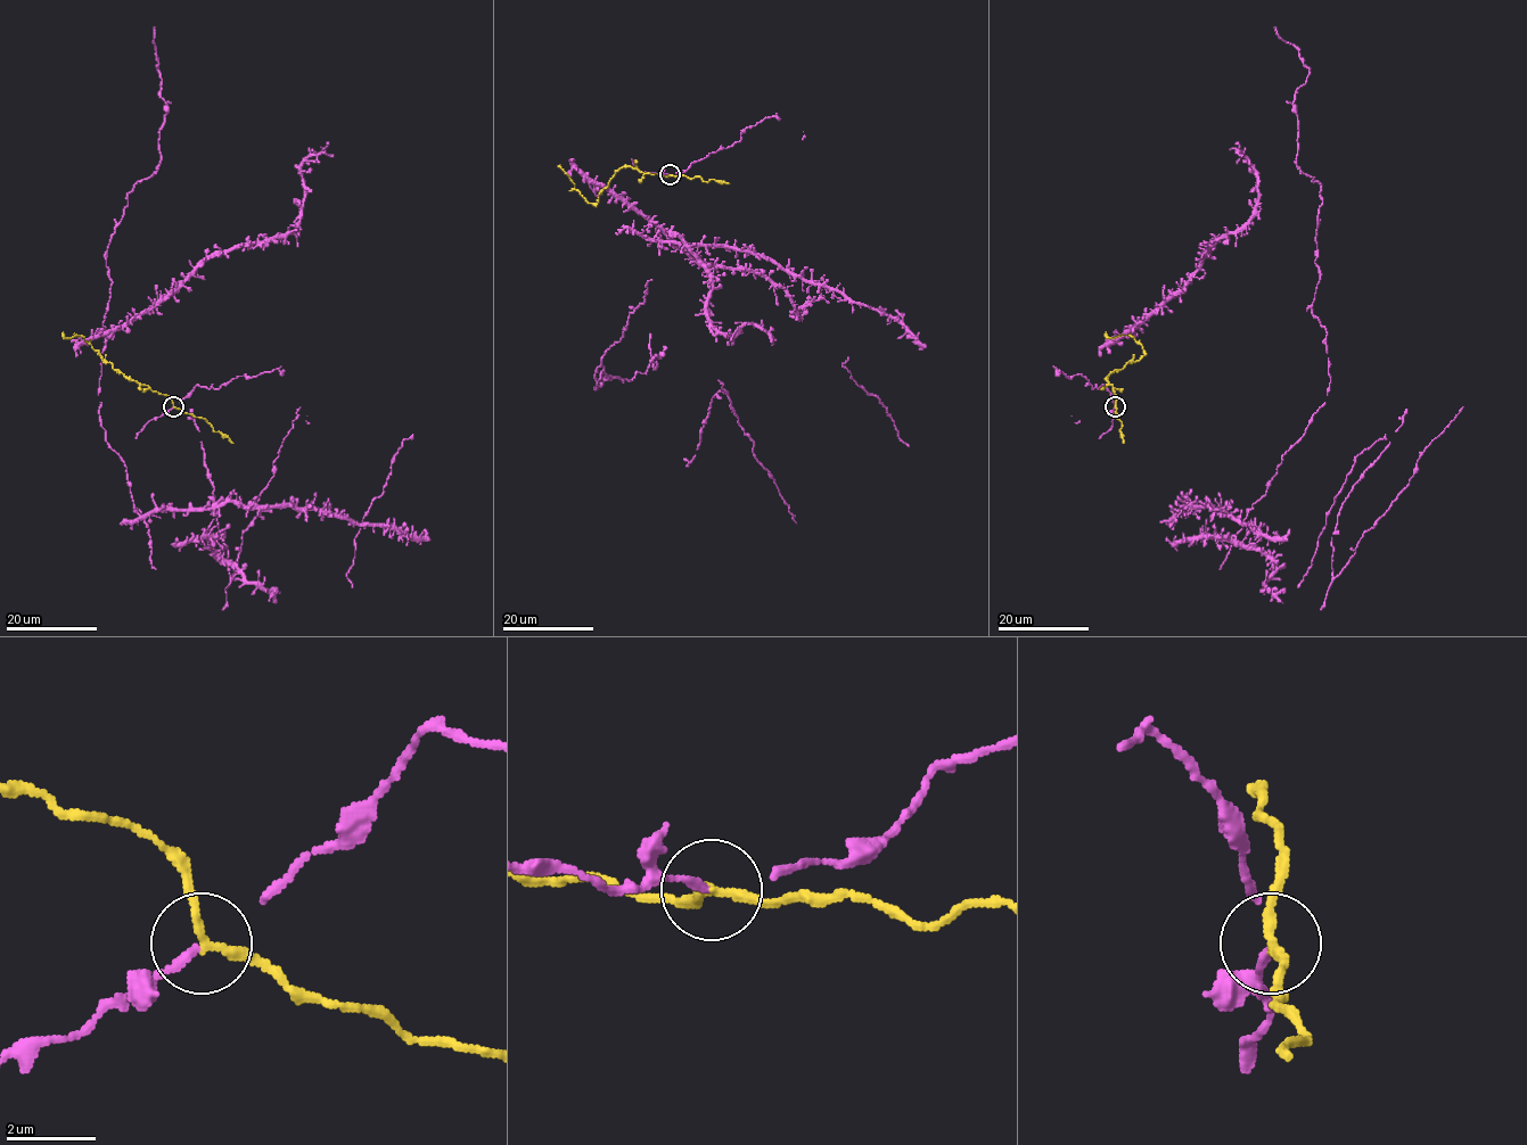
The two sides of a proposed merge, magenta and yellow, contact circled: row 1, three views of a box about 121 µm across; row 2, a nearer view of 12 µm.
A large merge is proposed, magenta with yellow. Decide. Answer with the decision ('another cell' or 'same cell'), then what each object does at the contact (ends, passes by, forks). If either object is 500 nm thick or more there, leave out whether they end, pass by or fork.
another cell; magenta ends there; yellow passes by

